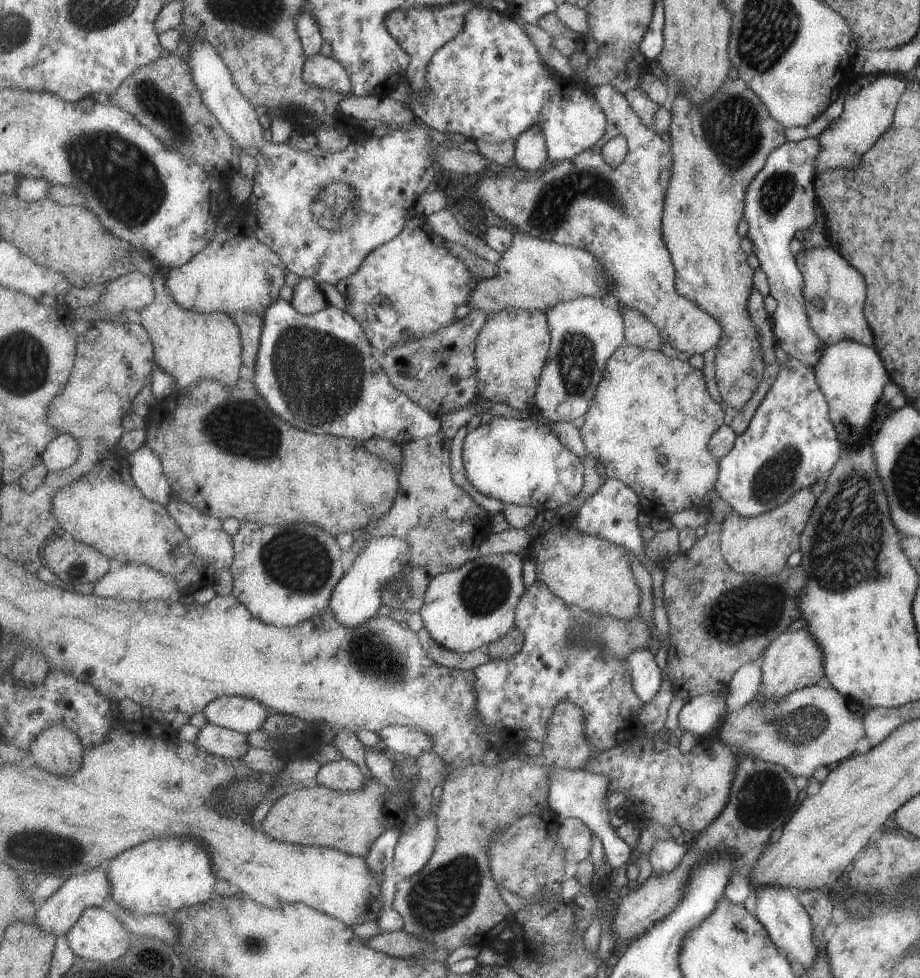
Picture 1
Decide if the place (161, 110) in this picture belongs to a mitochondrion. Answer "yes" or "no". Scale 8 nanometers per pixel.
yes

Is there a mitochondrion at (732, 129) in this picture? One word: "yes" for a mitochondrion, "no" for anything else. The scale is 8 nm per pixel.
yes

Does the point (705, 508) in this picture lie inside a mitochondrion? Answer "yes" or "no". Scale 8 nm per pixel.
no

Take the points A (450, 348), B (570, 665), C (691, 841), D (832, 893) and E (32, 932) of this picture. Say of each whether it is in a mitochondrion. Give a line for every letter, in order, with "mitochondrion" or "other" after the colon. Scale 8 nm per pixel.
A: other
B: mitochondrion
C: other
D: other
E: other

